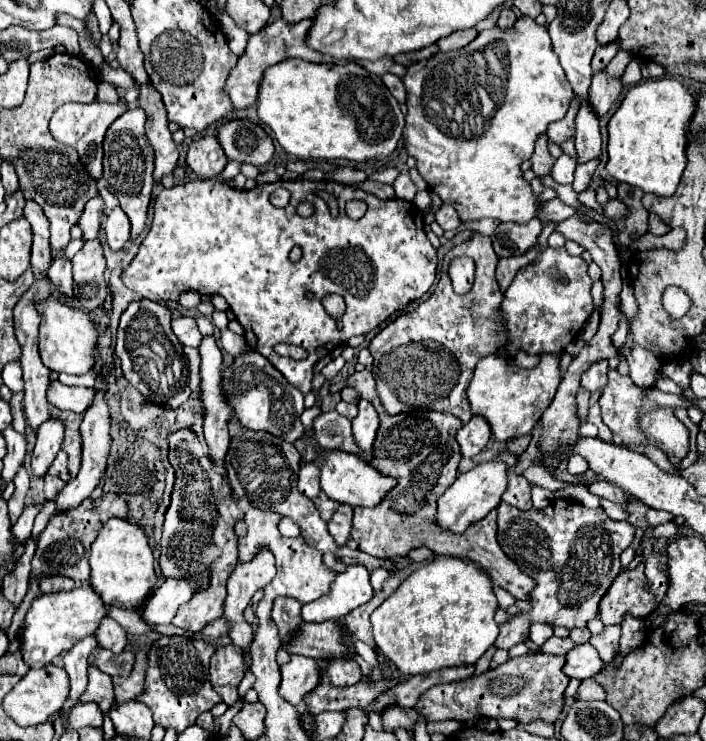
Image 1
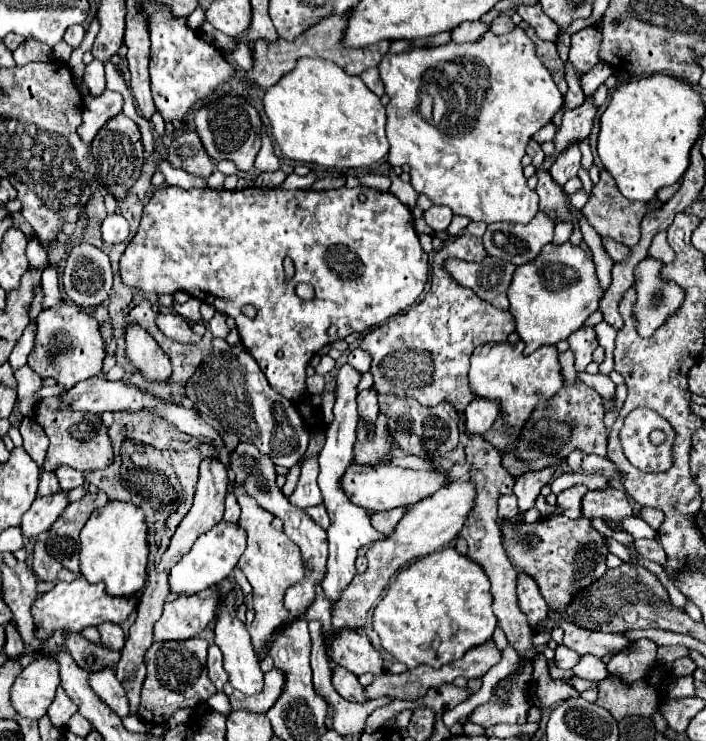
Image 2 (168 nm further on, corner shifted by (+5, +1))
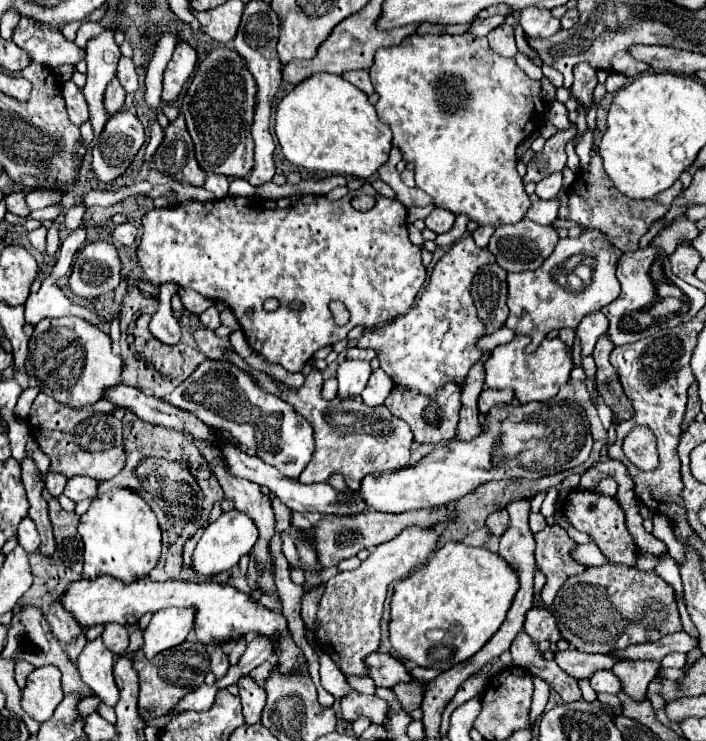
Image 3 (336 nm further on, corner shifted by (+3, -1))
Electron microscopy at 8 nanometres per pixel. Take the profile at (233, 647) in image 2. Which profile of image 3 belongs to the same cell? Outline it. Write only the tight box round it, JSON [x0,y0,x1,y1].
[238,675,266,725]

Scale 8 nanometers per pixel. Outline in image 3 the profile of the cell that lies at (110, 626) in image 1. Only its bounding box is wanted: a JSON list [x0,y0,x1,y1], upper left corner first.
[102,623,128,655]

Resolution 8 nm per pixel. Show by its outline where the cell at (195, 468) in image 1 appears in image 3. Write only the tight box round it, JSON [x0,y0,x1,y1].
[142,607,195,659]

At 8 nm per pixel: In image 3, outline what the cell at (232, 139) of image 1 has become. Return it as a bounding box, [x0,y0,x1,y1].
[182,45,256,179]

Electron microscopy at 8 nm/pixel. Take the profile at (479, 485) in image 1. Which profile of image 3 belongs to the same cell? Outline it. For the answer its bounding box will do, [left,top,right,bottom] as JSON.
[316,525,444,675]

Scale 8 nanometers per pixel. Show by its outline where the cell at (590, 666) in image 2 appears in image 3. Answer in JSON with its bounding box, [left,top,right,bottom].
[590,671,620,695]

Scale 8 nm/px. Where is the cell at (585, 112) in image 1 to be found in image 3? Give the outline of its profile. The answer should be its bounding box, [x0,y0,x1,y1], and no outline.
[536,173,564,199]

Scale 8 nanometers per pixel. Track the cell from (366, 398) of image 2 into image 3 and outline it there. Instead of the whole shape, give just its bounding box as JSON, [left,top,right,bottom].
[362,369,394,407]

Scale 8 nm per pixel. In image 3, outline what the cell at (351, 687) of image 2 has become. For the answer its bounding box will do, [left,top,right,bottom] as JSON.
[340,691,388,725]

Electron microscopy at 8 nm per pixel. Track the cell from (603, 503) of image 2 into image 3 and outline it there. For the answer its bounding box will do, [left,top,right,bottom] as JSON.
[564,489,636,565]

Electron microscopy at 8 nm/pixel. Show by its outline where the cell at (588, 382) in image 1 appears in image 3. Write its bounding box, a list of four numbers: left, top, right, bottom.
[576,311,608,357]

